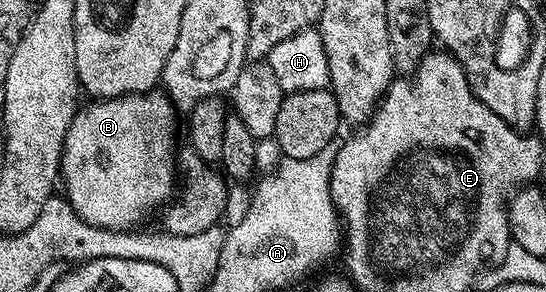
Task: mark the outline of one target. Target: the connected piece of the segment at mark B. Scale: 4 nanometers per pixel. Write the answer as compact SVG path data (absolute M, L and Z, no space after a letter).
M157 89L90 104L90 107L82 106L74 115L63 141L59 179L63 187L65 183L64 198L83 221L93 226L113 231L140 228L140 223L156 207L164 208L170 202L175 191L175 172L179 167L176 135L178 108L174 107L168 95Z

